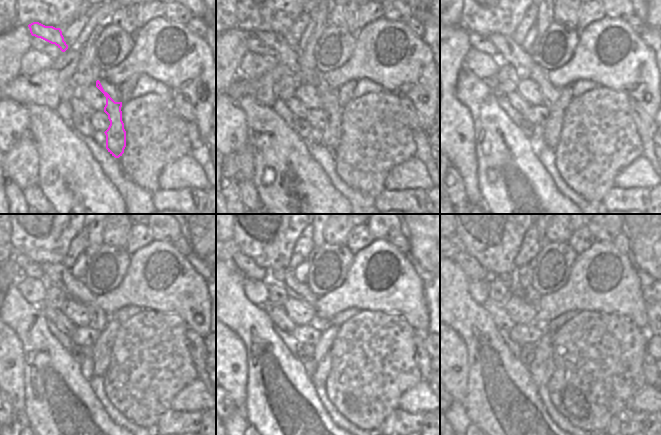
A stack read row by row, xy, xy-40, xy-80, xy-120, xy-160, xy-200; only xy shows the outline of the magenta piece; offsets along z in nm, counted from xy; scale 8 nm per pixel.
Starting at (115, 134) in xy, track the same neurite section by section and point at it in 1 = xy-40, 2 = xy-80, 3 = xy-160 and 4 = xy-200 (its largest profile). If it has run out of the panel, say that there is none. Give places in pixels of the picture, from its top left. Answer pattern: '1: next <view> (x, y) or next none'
1: next xy-40 (329, 98)
2: next xy-80 (509, 52)
3: next xy-160 (284, 277)
4: next xy-200 (511, 280)

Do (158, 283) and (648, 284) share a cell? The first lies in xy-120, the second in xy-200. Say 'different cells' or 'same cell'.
different cells

